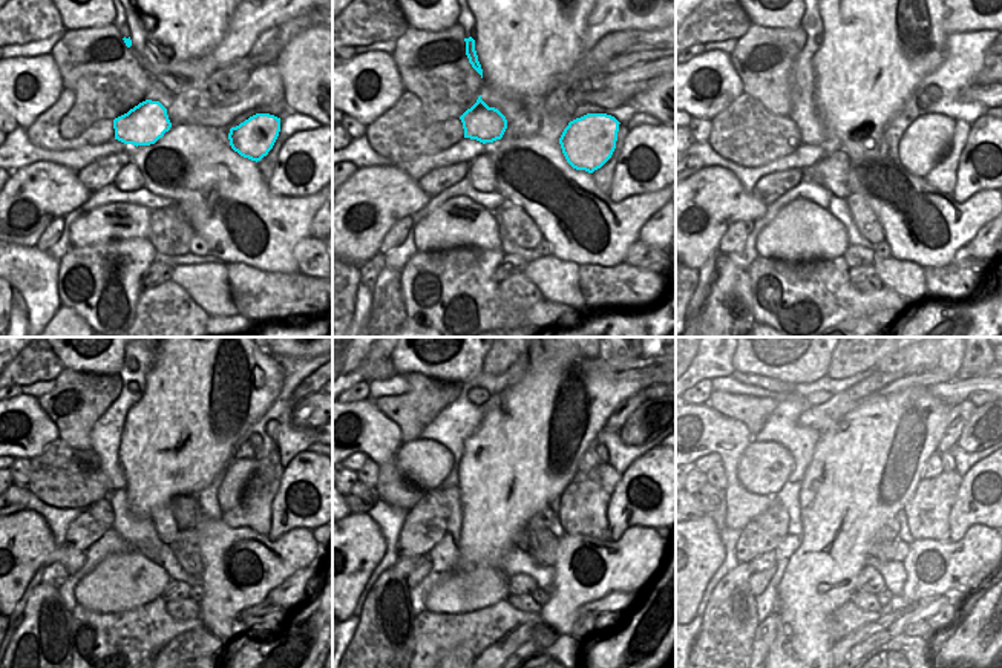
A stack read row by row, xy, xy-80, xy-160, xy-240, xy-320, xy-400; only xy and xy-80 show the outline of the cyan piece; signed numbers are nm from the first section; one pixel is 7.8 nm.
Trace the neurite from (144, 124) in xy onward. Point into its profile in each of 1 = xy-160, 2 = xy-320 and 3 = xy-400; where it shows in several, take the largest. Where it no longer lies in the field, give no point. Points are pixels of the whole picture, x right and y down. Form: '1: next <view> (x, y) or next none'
1: next xy-160 (802, 89)
2: next xy-320 (458, 420)
3: next xy-400 (782, 426)

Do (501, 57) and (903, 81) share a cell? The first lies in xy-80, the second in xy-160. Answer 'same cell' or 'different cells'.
same cell

